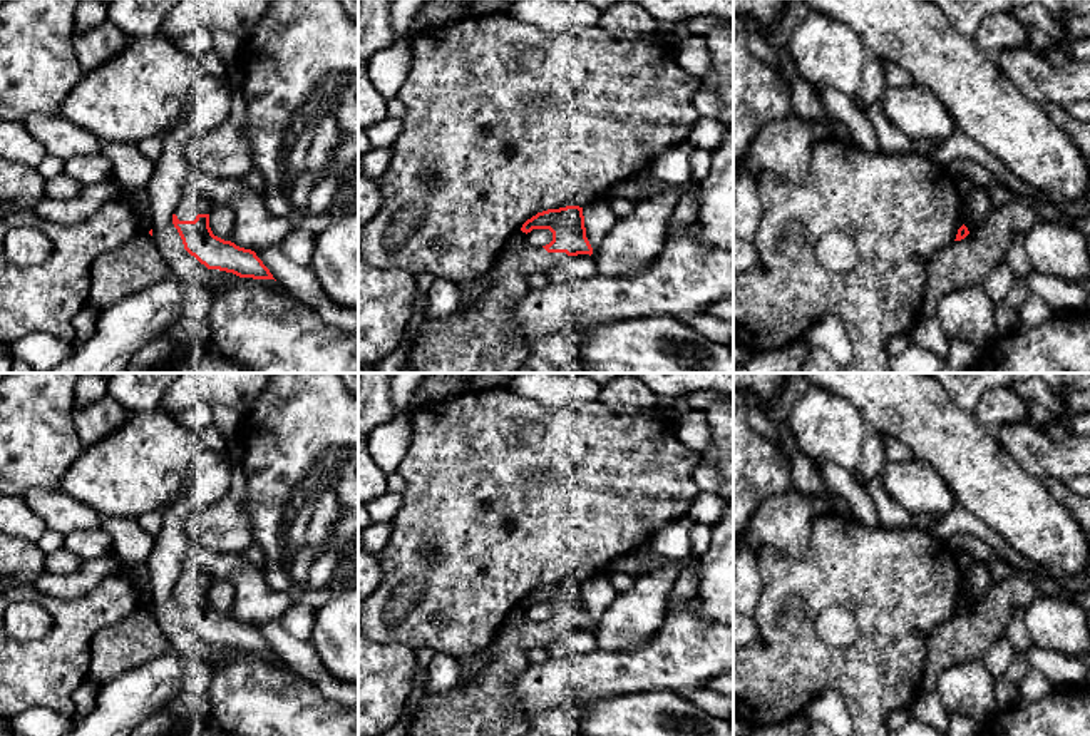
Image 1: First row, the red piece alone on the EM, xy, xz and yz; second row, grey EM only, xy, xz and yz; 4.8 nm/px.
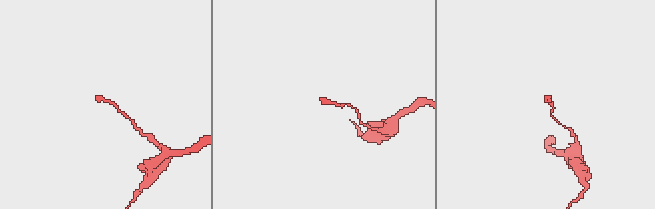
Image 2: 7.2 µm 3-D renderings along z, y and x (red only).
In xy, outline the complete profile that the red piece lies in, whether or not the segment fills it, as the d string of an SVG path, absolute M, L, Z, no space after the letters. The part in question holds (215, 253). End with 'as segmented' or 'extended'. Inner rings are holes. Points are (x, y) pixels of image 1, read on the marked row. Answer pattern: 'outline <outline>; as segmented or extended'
outline M172 214L184 249L208 269L233 273L239 278L275 279L255 251L236 246L213 234L209 214L198 214L194 221L179 221Z; as segmented

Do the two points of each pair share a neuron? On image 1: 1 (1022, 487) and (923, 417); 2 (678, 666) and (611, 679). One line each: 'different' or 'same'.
1: same
2: same

